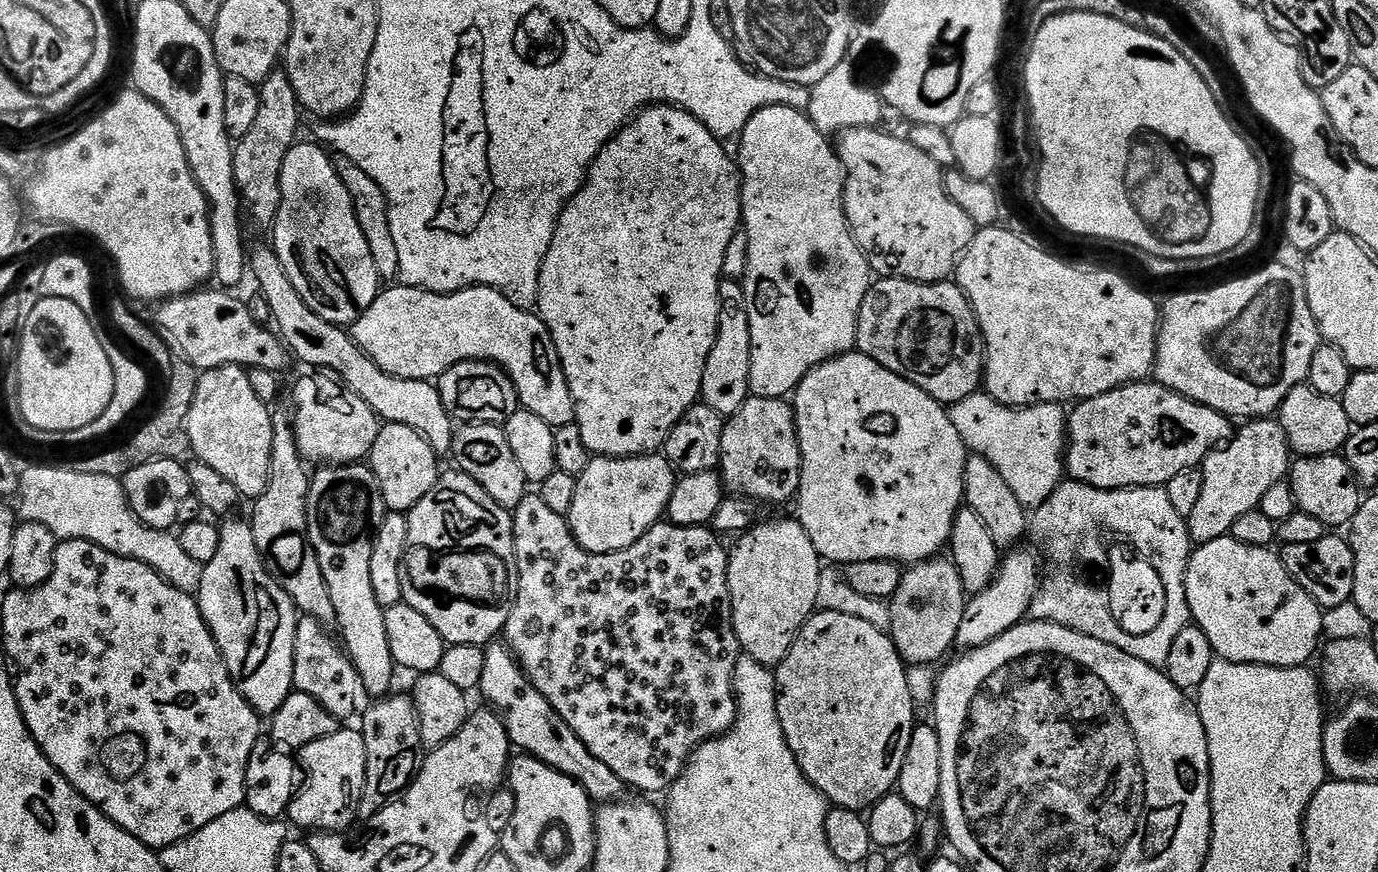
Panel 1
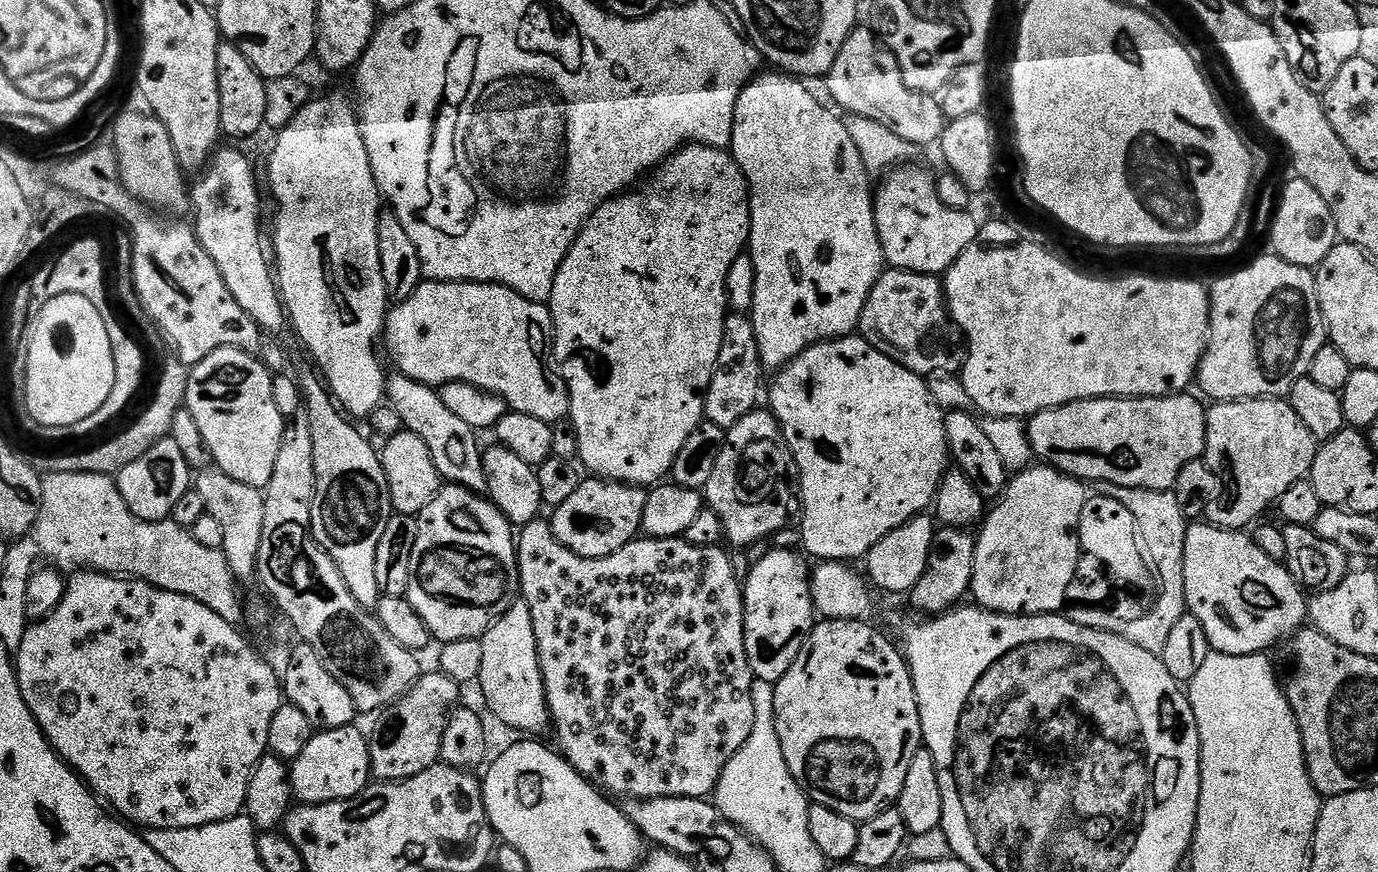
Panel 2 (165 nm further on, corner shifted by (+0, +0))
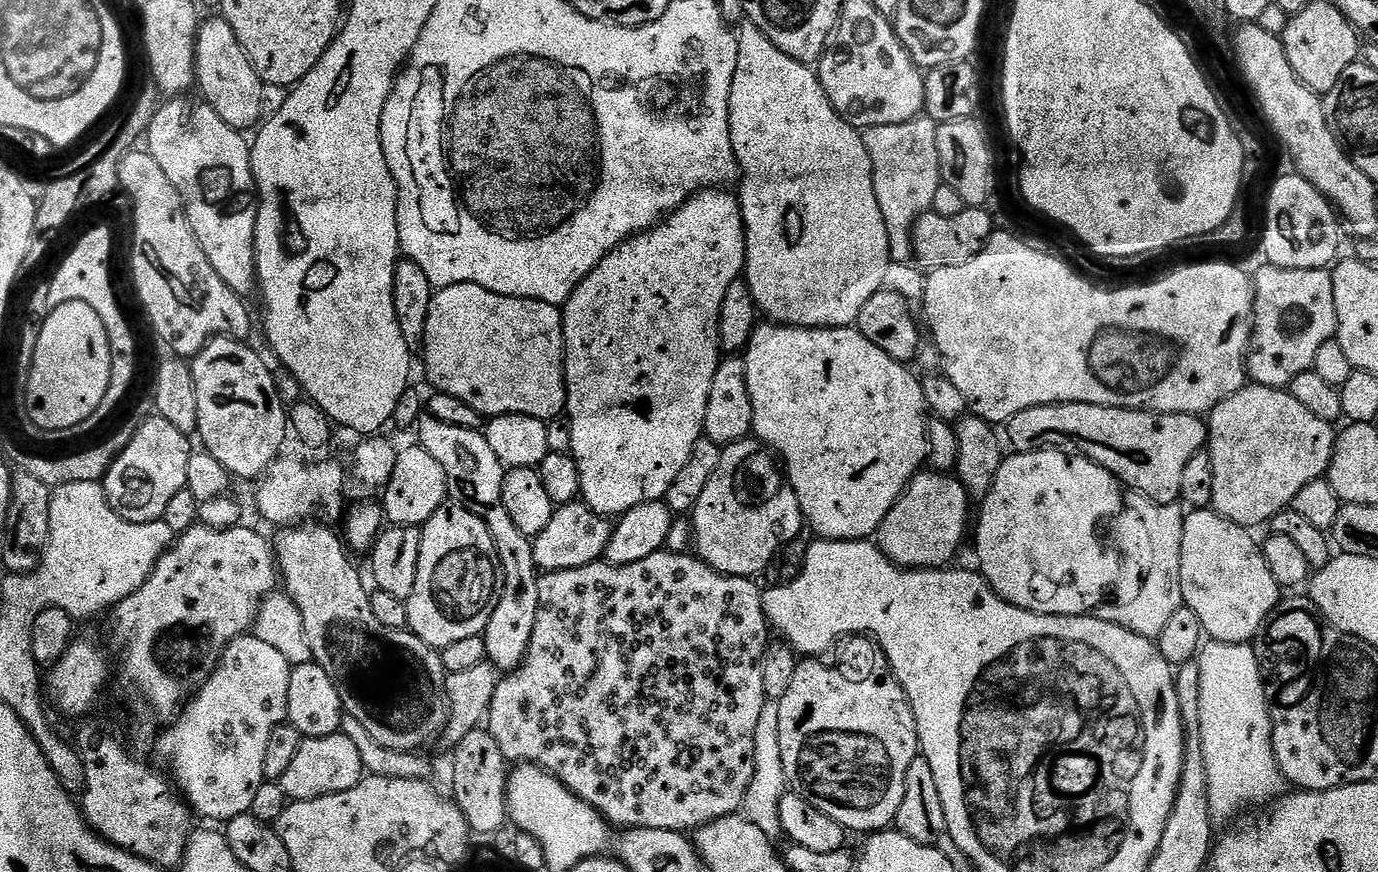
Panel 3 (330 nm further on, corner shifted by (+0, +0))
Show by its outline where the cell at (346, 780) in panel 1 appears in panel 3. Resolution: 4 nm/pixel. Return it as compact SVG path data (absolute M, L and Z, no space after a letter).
M337 734L326 738L305 739L298 754L294 754L294 762L290 762L286 774L282 774L278 783L289 801L313 800L330 794L342 794L342 790L358 786L365 775L362 757L358 755L358 746L354 746L348 736Z

